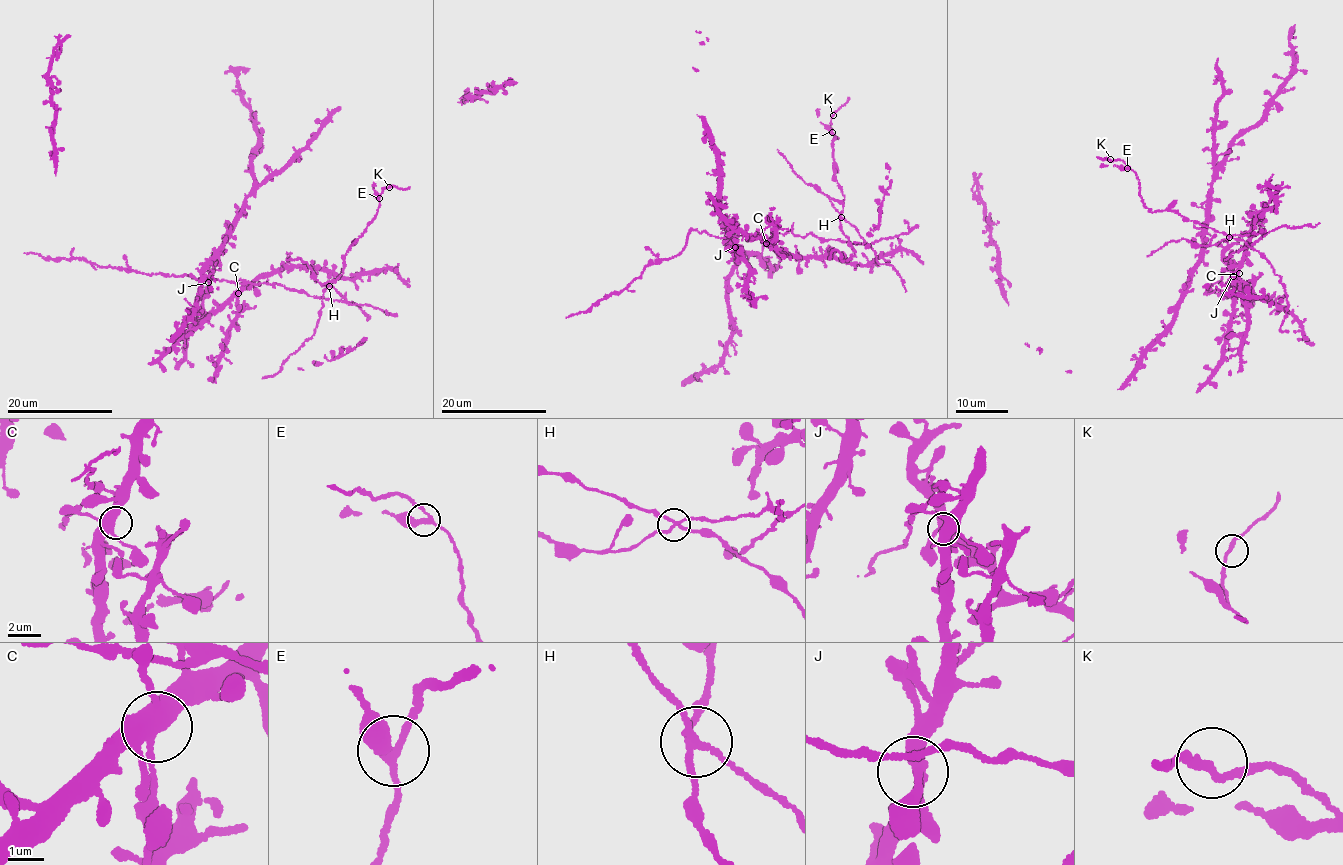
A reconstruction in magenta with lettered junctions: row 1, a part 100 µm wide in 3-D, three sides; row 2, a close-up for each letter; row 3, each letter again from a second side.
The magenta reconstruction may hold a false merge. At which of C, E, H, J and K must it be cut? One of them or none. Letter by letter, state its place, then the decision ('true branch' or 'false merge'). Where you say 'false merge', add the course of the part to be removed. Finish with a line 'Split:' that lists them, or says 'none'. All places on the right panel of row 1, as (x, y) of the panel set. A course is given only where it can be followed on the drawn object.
C: (1239, 273) | true branch
E: (1127, 168) | true branch
H: (1229, 237) | false merge | (1229, 237), (1263, 234), (1229, 256), (1232, 263), (1206, 294), (1220, 290), (1236, 299), (1242, 294), (1253, 306)
J: (1233, 276) | true branch
K: (1110, 159) | true branch
Split: H

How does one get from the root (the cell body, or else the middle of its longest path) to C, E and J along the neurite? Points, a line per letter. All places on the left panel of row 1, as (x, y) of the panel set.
C: (204, 274), (205, 262), (221, 248), (207, 286), (208, 280), (233, 281), (238, 293)
E: (204, 274), (219, 248), (207, 286), (275, 283), (343, 301), (330, 283), (379, 198)
J: (204, 274), (205, 262), (221, 248), (208, 282)

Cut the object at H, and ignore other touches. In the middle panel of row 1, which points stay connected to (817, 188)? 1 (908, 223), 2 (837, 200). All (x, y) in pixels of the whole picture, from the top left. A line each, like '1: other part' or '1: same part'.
1: same part
2: same part

